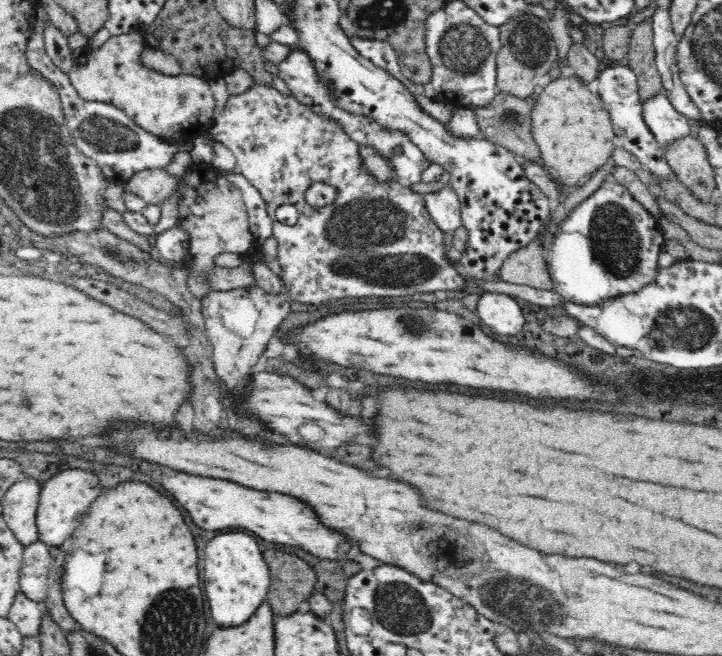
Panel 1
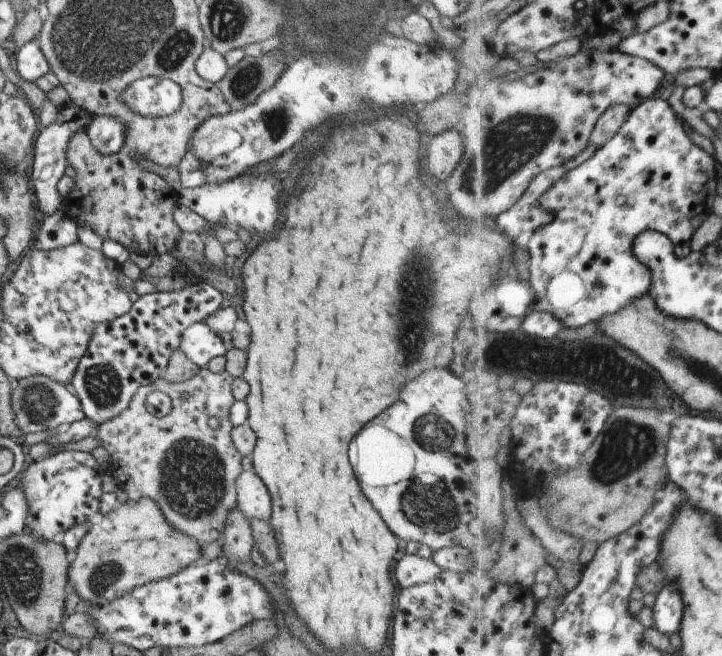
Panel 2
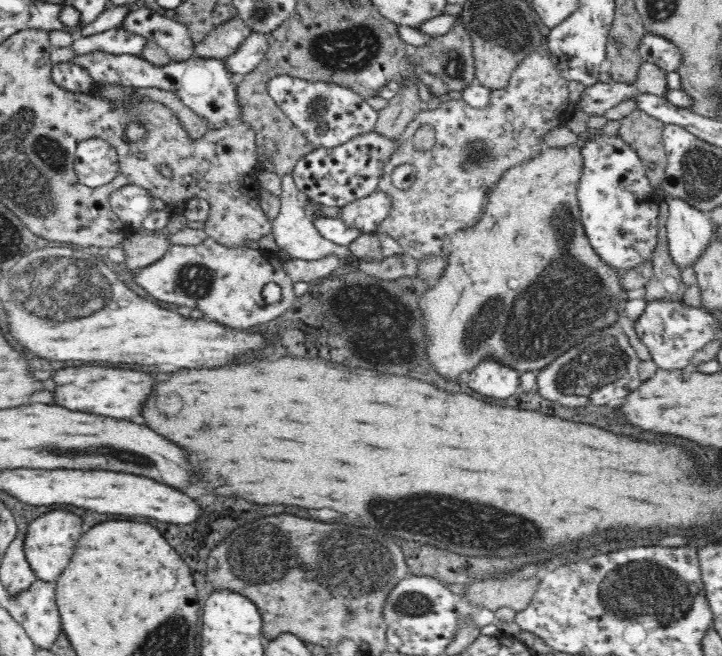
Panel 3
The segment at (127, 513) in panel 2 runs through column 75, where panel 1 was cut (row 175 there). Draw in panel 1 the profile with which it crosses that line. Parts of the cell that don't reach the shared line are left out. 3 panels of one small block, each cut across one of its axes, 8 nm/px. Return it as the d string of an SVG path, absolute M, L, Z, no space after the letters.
M574 76L559 77L550 82L545 90L536 98L535 106L531 110L531 133L540 151L539 165L554 180L561 192L568 193L578 188L589 179L604 164L611 162L612 150L614 150L615 130L611 125L611 118L602 105L598 96L593 96L585 84L582 84Z

